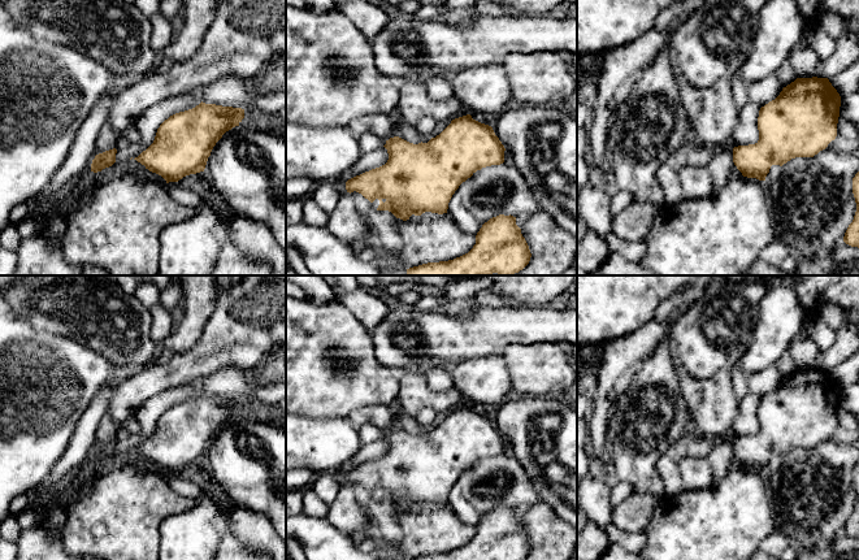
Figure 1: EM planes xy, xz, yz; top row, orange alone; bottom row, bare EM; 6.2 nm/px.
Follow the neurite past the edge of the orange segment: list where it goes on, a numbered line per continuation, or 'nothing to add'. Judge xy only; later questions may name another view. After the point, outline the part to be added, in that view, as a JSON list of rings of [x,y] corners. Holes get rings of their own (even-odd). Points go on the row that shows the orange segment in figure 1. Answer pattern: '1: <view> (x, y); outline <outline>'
nothing to add

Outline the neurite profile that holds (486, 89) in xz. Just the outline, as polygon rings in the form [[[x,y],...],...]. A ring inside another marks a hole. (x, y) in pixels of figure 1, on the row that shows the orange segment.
[[[502,64],[465,69],[448,79],[454,96],[461,101],[468,114],[498,117],[513,105],[511,84]]]

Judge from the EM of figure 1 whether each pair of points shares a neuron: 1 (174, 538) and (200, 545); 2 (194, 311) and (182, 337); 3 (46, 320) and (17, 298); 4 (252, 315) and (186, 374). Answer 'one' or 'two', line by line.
1: one
2: one
3: one
4: one

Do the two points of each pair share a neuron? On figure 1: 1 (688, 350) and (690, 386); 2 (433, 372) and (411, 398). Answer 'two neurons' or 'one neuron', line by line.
1: two neurons
2: two neurons

